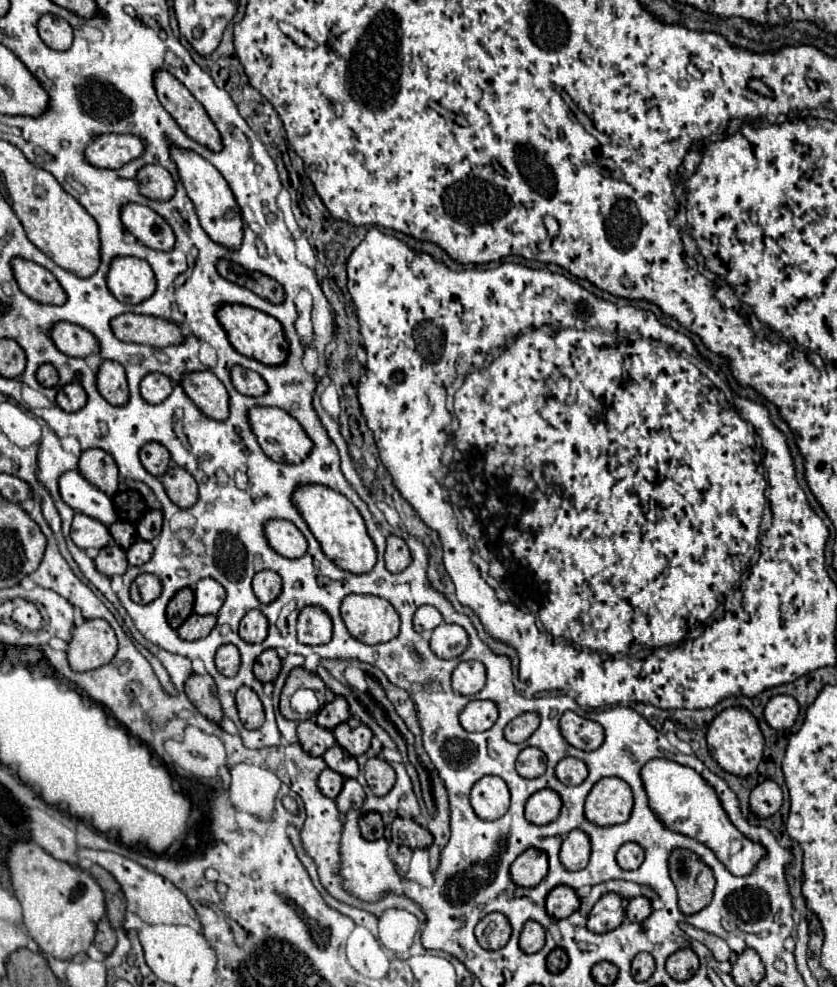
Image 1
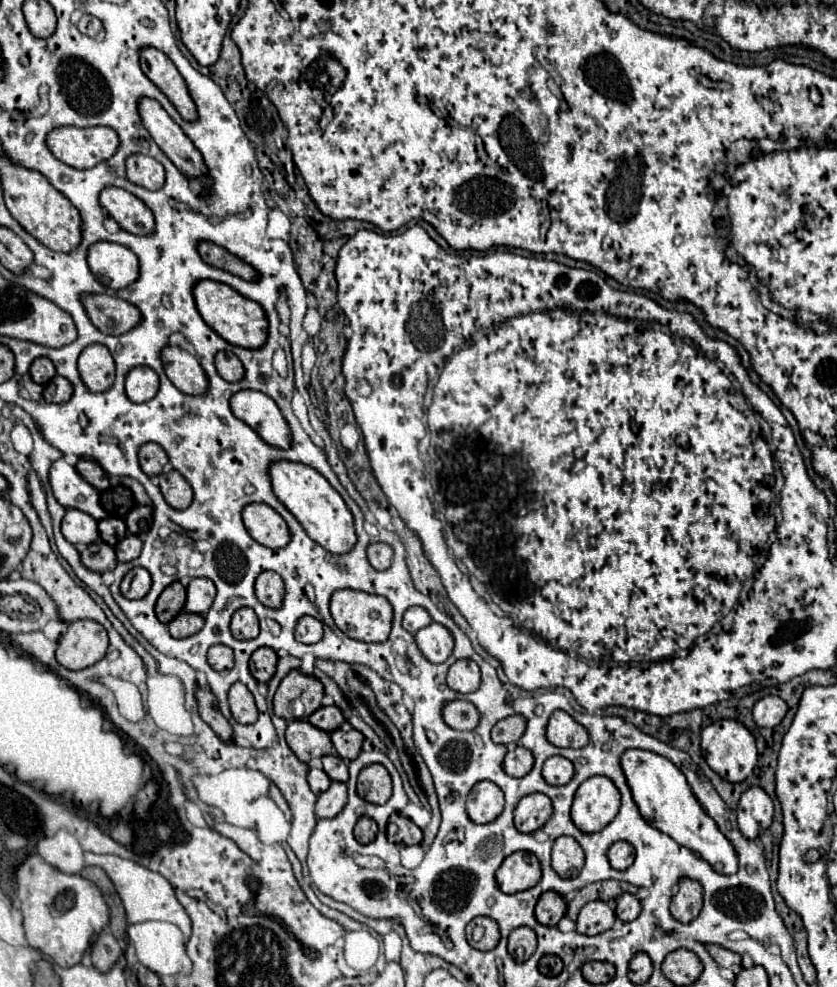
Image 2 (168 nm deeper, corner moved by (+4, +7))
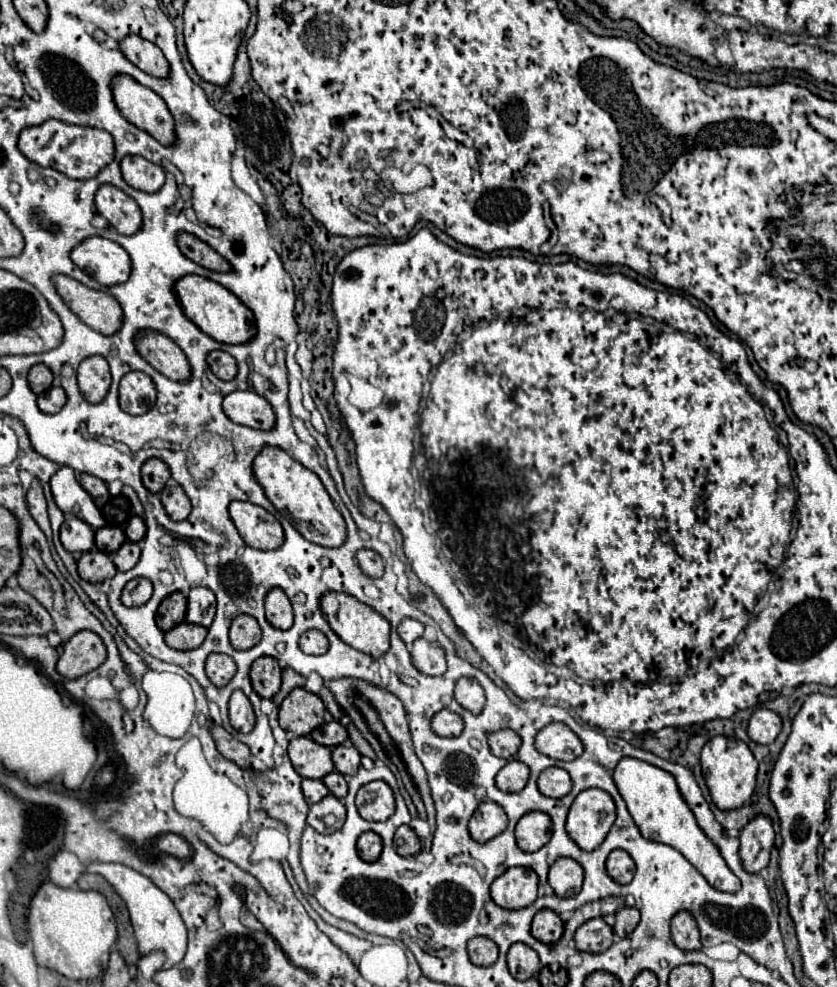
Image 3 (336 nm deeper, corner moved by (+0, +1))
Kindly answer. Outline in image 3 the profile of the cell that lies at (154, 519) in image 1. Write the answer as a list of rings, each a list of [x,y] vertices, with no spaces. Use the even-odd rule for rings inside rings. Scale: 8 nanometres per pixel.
[[[142,517],[130,519],[130,523],[126,527],[126,537],[130,541],[142,541],[144,535],[146,535],[146,523],[144,523],[144,519]]]

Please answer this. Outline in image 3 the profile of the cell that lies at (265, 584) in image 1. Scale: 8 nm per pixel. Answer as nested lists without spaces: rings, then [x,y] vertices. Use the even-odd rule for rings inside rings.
[[[278,587],[270,589],[266,595],[266,619],[278,629],[290,629],[292,627],[290,599]]]

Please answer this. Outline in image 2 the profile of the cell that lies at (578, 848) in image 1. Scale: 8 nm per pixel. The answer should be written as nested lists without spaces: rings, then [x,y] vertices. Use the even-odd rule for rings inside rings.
[[[558,837],[552,845],[552,869],[562,879],[572,879],[584,865],[582,847],[572,837]]]

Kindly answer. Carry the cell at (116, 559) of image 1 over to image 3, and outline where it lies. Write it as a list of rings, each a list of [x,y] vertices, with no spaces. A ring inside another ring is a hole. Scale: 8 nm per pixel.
[[[92,549],[82,553],[78,561],[78,573],[88,583],[102,583],[106,579],[112,579],[118,573],[118,569],[114,567],[110,555],[106,555],[104,551]]]

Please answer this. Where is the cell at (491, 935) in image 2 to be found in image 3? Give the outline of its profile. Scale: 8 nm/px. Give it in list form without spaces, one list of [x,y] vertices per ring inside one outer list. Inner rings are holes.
[[[474,937],[468,943],[468,955],[474,965],[492,965],[498,959],[498,945],[488,937]]]

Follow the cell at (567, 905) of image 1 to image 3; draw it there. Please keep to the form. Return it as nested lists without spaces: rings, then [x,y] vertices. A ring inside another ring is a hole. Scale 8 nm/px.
[[[542,909],[534,915],[532,935],[542,943],[556,943],[564,933],[564,921],[556,911]]]

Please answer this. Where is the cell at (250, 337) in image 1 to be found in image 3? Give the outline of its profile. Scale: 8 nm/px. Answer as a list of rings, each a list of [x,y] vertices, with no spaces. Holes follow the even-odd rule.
[[[186,275],[176,283],[174,289],[178,293],[178,299],[186,317],[192,323],[196,323],[212,339],[220,343],[228,343],[228,345],[238,345],[238,343],[248,343],[256,335],[254,313],[220,283],[200,275]]]

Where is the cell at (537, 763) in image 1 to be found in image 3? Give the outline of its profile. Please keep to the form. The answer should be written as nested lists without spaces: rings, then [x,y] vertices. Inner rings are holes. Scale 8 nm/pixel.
[[[510,759],[496,775],[496,785],[502,791],[520,791],[530,777],[530,769],[526,767],[526,763],[518,761],[518,759]]]

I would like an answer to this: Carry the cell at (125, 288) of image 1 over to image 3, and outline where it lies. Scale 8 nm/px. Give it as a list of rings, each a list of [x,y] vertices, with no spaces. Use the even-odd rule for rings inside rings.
[[[88,237],[72,249],[72,261],[104,287],[126,283],[130,277],[130,255],[118,243],[104,237]]]

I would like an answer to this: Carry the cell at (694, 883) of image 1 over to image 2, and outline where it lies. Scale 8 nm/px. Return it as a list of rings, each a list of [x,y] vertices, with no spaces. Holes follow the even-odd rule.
[[[680,881],[678,893],[672,899],[670,913],[680,923],[690,923],[698,917],[702,909],[702,885],[698,881]]]

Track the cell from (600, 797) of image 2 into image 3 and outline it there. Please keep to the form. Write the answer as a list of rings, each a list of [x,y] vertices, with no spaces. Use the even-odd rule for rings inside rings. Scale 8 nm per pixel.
[[[586,789],[582,791],[568,813],[566,831],[578,843],[580,849],[592,851],[596,849],[616,819],[614,799],[602,789]]]

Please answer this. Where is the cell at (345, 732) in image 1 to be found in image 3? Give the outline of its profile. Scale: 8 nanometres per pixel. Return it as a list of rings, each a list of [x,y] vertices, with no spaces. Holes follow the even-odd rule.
[[[338,745],[332,749],[332,761],[342,775],[354,775],[360,767],[360,753],[354,745]]]

